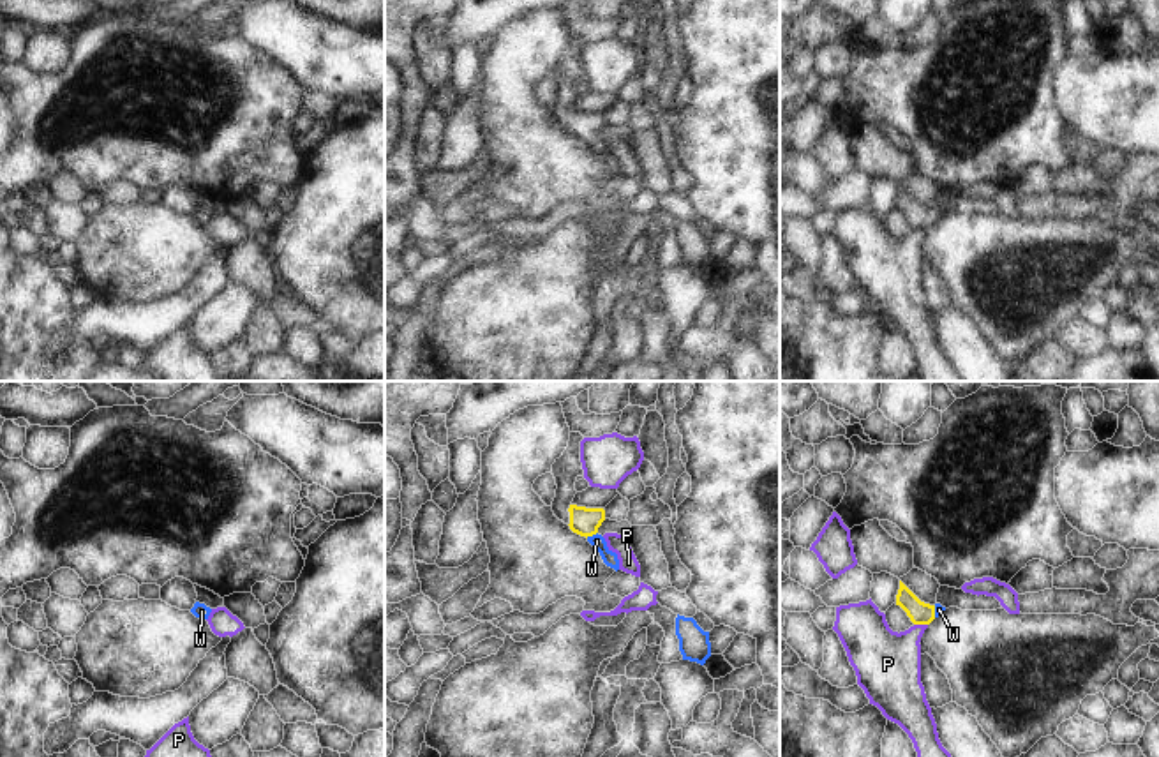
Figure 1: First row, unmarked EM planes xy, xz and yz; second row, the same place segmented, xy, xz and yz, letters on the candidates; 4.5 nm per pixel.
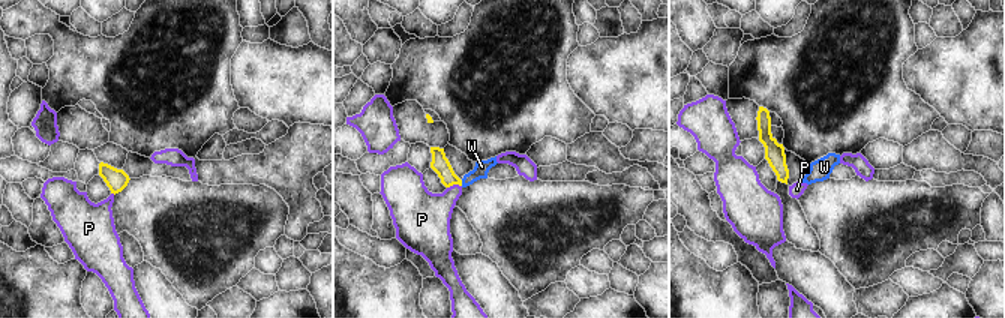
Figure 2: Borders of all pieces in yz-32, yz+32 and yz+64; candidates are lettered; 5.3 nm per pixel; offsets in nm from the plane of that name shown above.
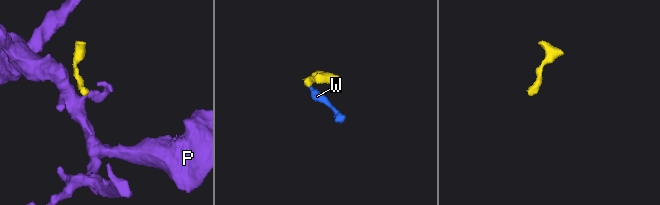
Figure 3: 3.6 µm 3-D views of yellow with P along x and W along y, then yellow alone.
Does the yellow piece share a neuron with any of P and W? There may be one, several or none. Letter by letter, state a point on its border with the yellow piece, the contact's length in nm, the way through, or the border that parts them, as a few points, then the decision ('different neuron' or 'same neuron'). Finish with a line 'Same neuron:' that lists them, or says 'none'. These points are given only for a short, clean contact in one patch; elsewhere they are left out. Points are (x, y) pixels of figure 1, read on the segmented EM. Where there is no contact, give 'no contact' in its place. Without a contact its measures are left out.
P: yz (921, 623) | 60 nm | along yz (914, 623), (927, 625) | different neuron
W: xz (591, 535) | 60 nm | across xz (584, 521), (591, 535), (597, 540) | same neuron
Same neuron: W

